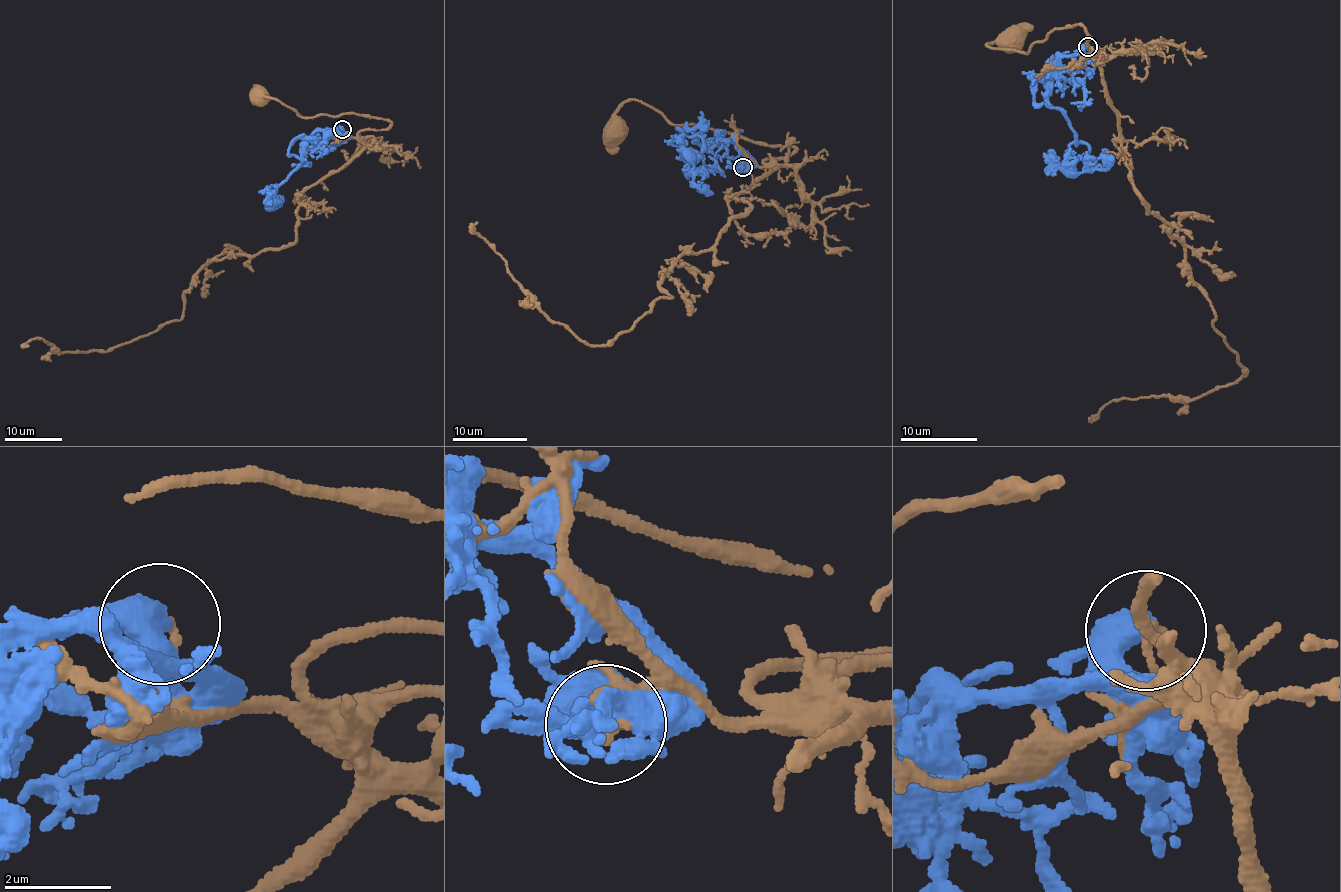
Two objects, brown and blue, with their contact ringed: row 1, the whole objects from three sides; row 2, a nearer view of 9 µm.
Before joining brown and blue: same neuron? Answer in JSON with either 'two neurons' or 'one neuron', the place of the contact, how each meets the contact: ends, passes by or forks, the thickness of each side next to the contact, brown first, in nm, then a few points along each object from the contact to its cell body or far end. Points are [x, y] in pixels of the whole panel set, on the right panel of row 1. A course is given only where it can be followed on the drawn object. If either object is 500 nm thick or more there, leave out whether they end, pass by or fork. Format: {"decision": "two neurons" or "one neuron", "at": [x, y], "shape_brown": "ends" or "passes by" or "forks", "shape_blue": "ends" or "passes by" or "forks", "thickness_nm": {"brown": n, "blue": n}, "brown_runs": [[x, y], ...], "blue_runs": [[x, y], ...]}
{"decision": "two neurons", "at": [1088, 46], "shape_brown": "ends", "shape_blue": "passes by", "thickness_nm": {"brown": 140, "blue": 480}, "brown_runs": [[1089, 46], [1133, 190], [1180, 239], [1212, 324], [1245, 375], [1190, 398], [1112, 400], [1088, 419]], "blue_runs": [[1087, 46], [1081, 54], [1049, 62], [1053, 73], [1047, 99], [1088, 146], [1089, 159], [1114, 163]]}

